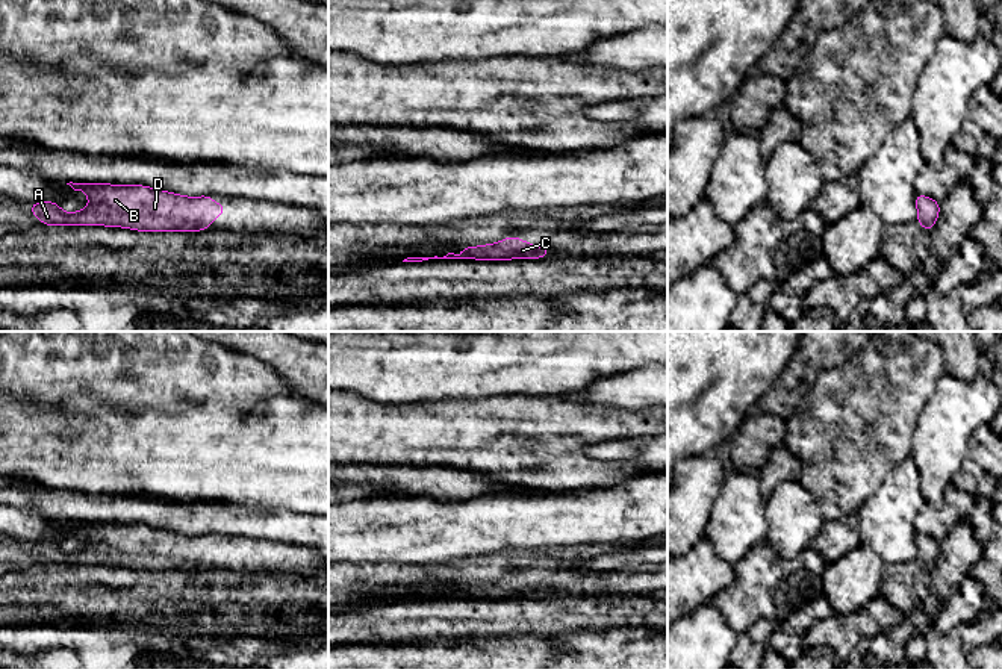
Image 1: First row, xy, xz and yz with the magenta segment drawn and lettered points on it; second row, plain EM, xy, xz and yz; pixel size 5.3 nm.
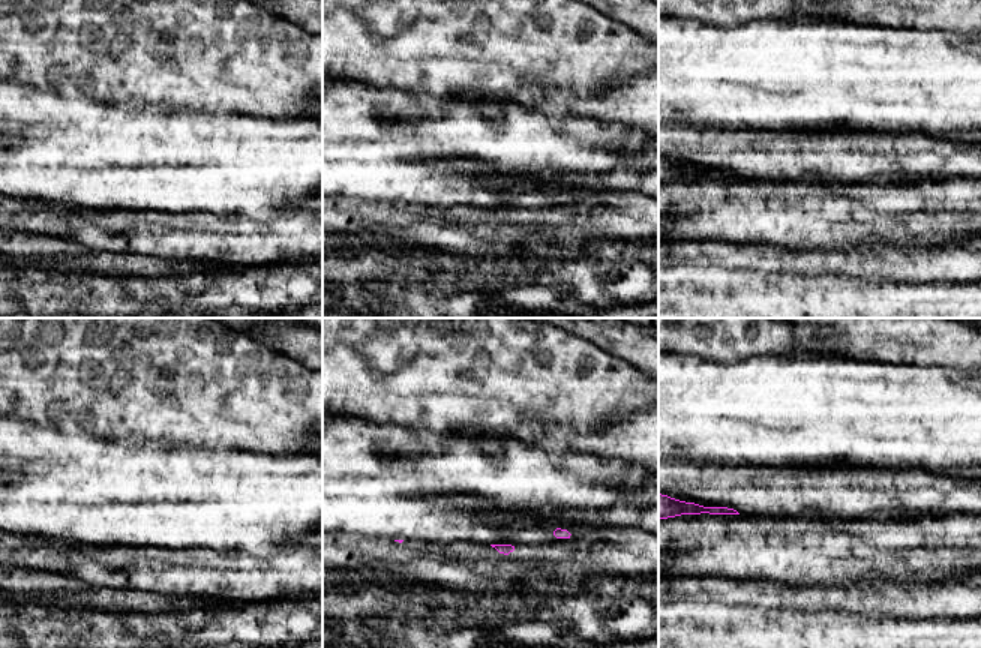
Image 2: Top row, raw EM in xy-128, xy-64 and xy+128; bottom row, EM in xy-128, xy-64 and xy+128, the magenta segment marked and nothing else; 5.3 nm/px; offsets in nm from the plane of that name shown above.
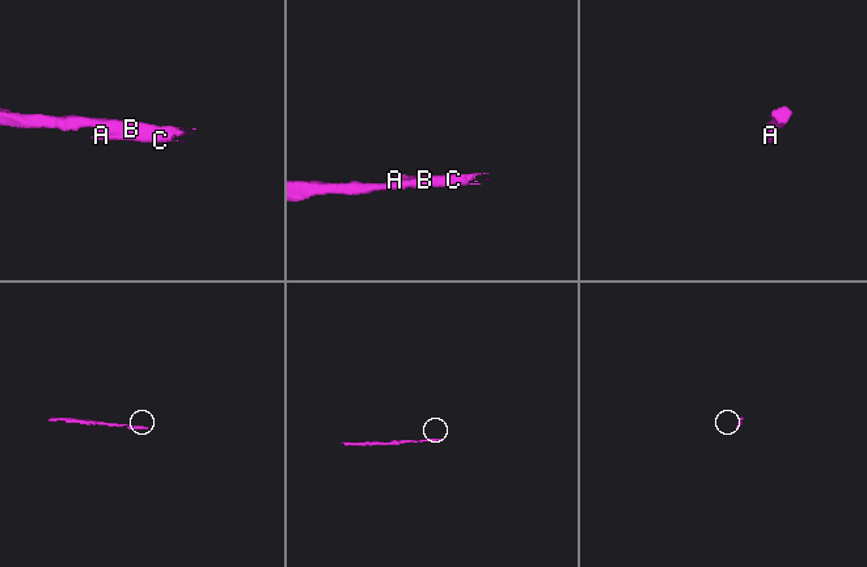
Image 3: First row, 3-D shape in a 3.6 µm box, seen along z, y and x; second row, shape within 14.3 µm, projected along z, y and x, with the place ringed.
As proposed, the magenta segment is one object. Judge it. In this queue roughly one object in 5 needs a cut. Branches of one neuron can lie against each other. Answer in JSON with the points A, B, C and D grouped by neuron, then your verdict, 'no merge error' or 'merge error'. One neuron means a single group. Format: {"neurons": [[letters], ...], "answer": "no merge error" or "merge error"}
{"neurons": [["A", "B", "C", "D"]], "answer": "no merge error"}

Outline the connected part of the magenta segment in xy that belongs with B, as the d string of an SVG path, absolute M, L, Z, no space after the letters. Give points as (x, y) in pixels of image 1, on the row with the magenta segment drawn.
M67 183L74 191L88 195L89 206L73 213L64 212L54 201L33 203L29 210L42 226L106 226L123 227L136 232L192 232L210 229L215 218L222 216L226 203L213 203L212 195L185 197L170 191L160 191L144 185L109 185L109 183Z

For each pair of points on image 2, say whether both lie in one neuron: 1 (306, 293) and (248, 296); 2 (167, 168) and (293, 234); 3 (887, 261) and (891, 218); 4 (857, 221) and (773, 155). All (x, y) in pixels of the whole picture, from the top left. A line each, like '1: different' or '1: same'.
1: same
2: different
3: different
4: different

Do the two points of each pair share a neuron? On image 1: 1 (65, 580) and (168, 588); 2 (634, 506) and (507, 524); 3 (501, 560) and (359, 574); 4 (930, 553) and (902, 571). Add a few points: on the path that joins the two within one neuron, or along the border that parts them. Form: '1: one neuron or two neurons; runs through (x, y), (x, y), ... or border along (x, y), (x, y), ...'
1: one neuron; runs through (91, 589), (143, 592)
2: one neuron; runs through (603, 515), (539, 518)
3: one neuron; runs through (466, 571), (394, 574)
4: one neuron; runs through (924, 559), (908, 571)

